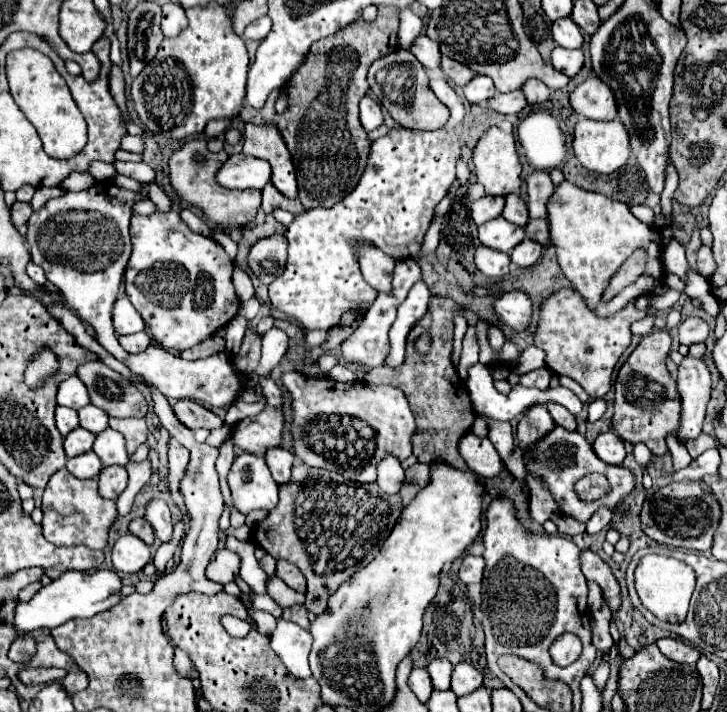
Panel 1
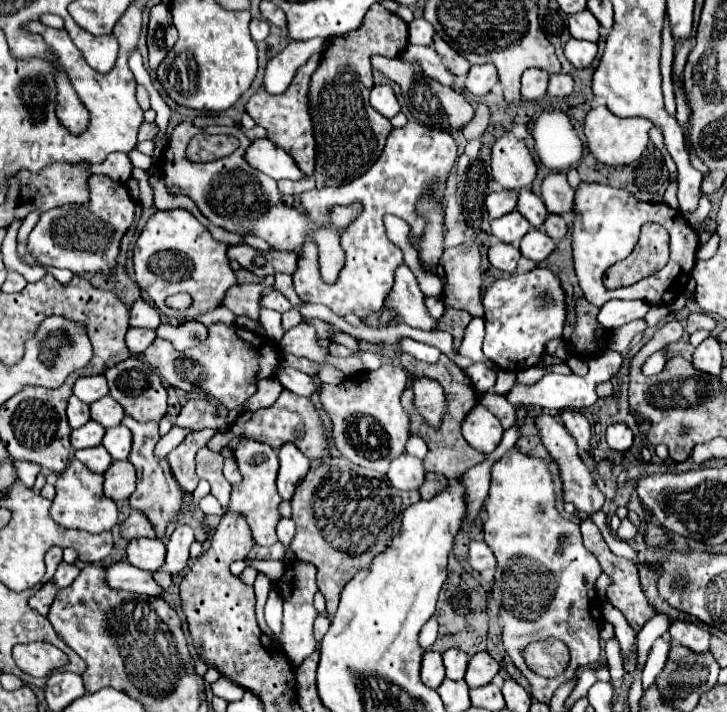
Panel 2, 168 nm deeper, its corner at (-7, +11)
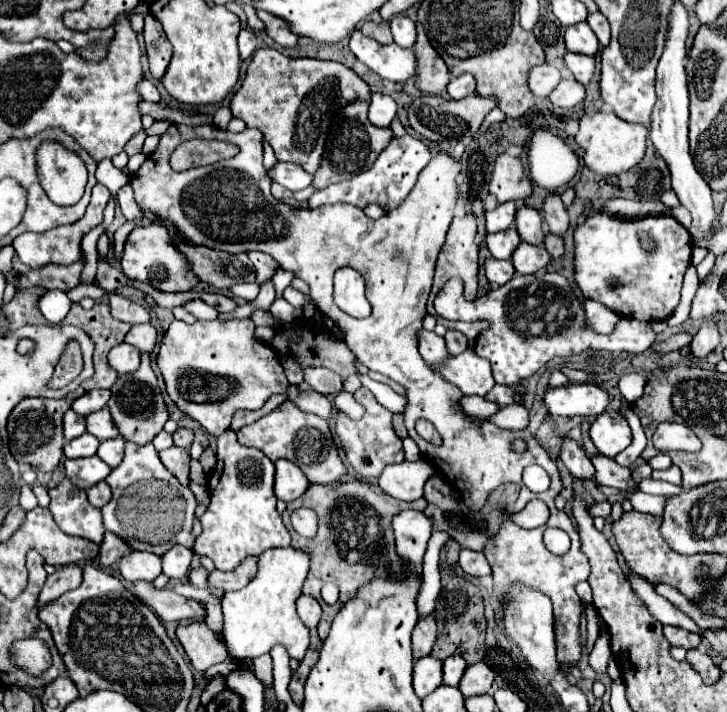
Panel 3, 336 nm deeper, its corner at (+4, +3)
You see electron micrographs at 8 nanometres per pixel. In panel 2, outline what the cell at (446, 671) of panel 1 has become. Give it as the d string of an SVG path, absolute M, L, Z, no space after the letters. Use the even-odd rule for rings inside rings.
M449 648L447 652L443 652L443 664L447 670L447 678L451 680L463 680L467 662L469 662L469 656L463 650Z

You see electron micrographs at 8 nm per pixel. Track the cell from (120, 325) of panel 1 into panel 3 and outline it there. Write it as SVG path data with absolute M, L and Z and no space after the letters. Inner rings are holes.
M134 324L126 336L126 342L140 352L152 352L158 342L158 330L152 324Z

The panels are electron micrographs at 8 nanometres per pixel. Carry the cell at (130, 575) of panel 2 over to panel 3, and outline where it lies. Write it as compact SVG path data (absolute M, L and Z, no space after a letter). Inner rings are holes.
M136 582L134 584L134 594L148 606L158 612L158 618L164 622L180 622L180 620L190 620L190 618L200 618L202 622L206 620L206 608L190 598L178 596L176 592L164 588L158 590L148 582Z

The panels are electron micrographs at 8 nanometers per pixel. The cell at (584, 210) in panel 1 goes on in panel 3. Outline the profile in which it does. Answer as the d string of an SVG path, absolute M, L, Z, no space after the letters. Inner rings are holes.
M598 212L574 230L574 246L576 284L582 290L582 298L592 298L620 316L642 322L666 320L676 310L680 302L682 276L692 258L692 236L672 216L622 220ZM640 232L646 232L652 238L652 252L640 244Z

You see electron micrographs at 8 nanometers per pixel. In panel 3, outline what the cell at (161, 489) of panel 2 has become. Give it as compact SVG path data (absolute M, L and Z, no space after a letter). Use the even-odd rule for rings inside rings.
M126 442L126 456L124 456L122 464L110 472L110 476L106 478L106 484L112 490L112 498L102 508L104 526L108 532L120 536L132 550L148 550L156 556L164 556L172 548L172 544L182 544L186 548L194 548L196 538L192 534L192 526L196 522L196 514L194 514L196 498L188 486L182 486L176 480L176 476L164 468L164 464L158 458L158 452L152 444L138 446L138 444Z

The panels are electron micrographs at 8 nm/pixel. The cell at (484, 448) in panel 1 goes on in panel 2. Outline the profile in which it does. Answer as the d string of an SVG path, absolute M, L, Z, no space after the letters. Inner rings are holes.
M481 404L469 412L463 422L463 438L479 452L489 454L503 438L503 426L499 420Z

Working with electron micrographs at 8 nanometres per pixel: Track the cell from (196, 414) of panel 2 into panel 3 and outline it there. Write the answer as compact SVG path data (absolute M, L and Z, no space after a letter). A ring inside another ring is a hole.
M178 428L174 432L174 444L180 448L188 448L192 444L192 440L194 440L194 432L188 428Z

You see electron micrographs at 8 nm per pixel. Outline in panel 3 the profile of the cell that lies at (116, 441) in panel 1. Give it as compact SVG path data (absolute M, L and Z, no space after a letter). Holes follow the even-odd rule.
M118 436L118 438L112 438L112 440L106 440L100 444L98 448L98 456L112 468L116 468L116 464L122 462L124 458L124 438Z

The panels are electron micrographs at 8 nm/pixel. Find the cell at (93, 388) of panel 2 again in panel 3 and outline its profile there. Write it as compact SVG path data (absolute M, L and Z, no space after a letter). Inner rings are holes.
M92 390L88 392L84 398L78 398L74 404L72 404L72 410L76 410L80 416L88 416L92 412L98 412L102 410L108 400L110 400L112 392L110 390Z

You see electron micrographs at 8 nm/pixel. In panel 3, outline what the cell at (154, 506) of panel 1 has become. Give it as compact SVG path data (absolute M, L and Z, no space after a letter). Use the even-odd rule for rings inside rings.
M172 546L164 558L162 558L162 568L164 568L164 574L170 576L170 578L184 578L188 576L190 572L190 562L192 562L192 556L194 552L184 548L184 546Z

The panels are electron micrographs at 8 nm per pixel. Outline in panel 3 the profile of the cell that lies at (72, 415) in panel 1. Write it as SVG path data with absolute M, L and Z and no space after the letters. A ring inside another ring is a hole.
M68 410L64 416L64 436L66 440L74 440L86 432L86 418L76 414L74 410Z

